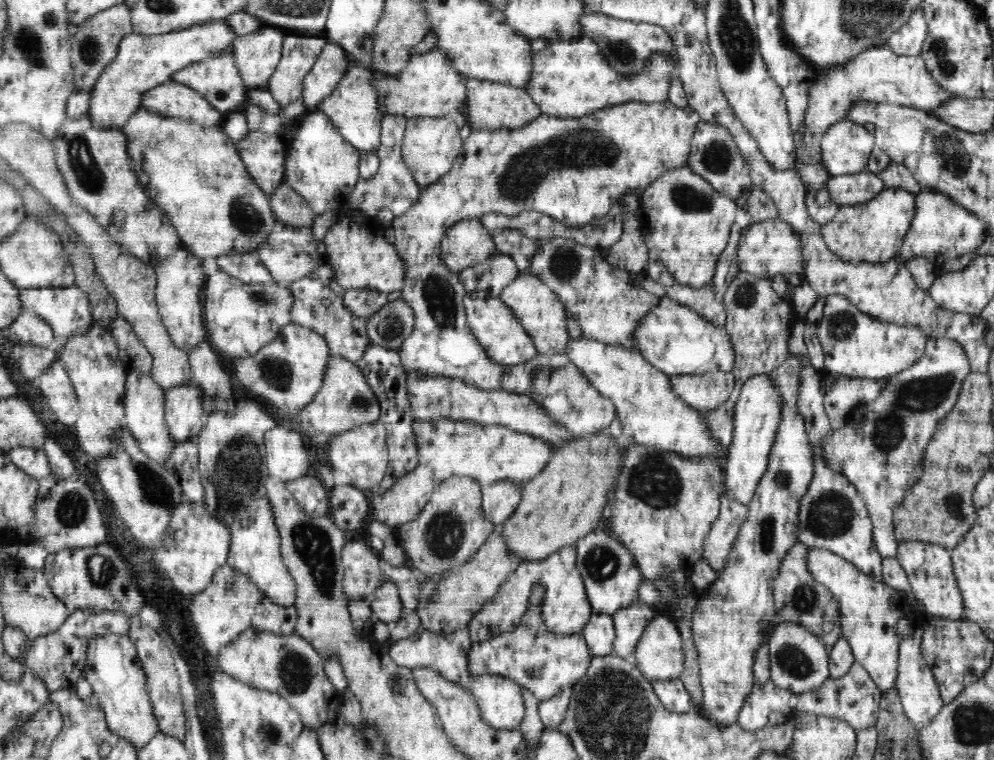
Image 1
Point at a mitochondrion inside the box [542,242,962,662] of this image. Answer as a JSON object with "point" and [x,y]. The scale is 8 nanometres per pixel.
{"point":[888,428]}

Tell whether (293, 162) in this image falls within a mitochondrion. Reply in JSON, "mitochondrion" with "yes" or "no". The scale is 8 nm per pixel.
{"mitochondrion":"no"}

